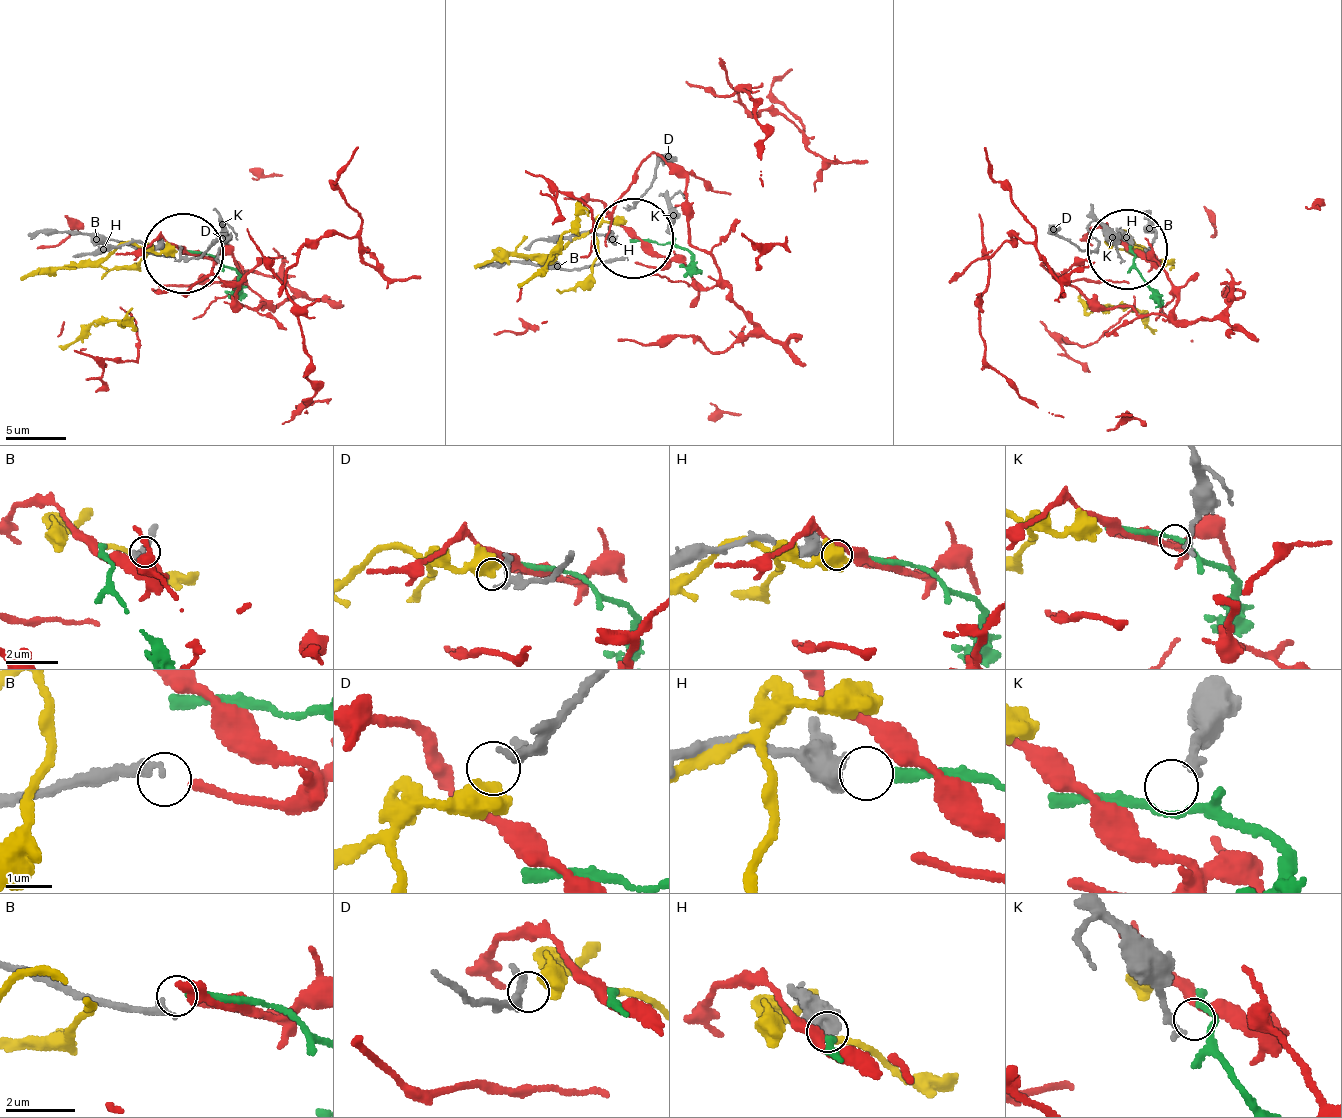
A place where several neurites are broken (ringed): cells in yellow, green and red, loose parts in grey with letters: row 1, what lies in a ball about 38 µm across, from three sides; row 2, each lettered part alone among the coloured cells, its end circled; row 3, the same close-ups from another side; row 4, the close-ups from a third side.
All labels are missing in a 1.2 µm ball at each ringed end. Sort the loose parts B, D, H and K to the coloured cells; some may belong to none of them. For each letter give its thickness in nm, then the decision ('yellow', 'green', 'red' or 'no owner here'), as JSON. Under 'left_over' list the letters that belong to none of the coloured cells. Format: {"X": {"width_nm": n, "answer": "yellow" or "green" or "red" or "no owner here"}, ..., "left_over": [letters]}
{"B": {"width_nm": 260, "answer": "red"}, "D": {"width_nm": 320, "answer": "yellow"}, "H": {"width_nm": 360, "answer": "green"}, "K": {"width_nm": 200, "answer": "no owner here"}, "left_over": ["K"]}

